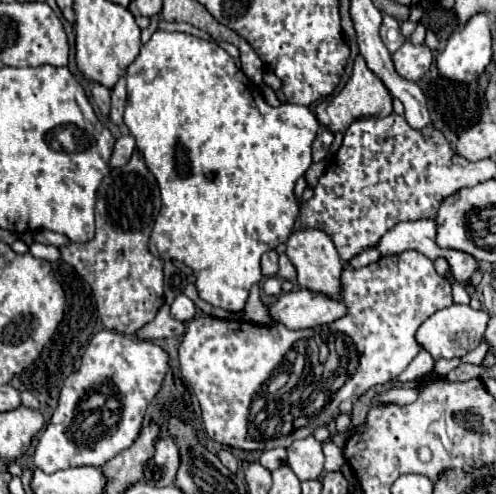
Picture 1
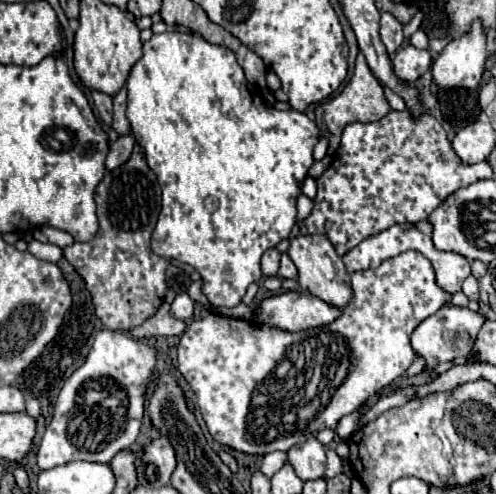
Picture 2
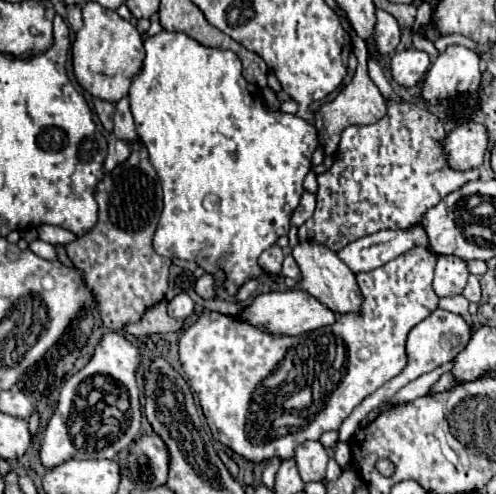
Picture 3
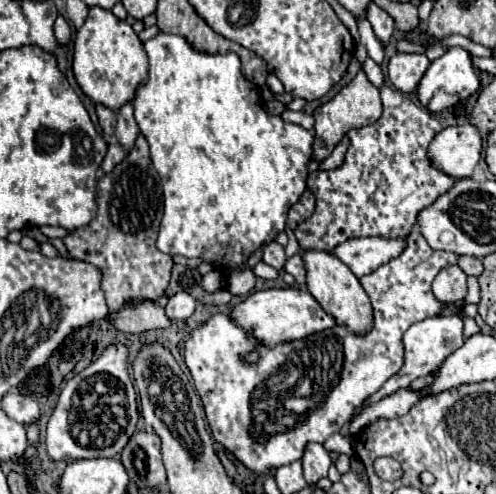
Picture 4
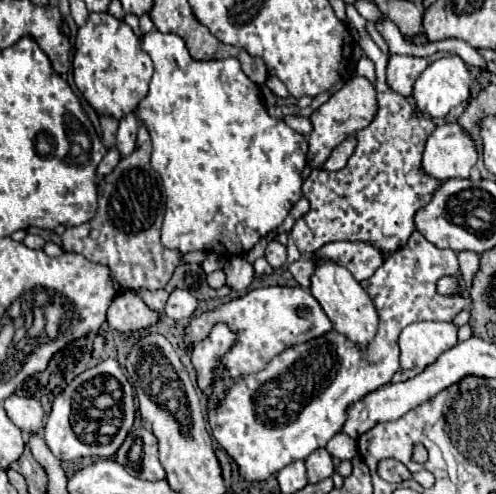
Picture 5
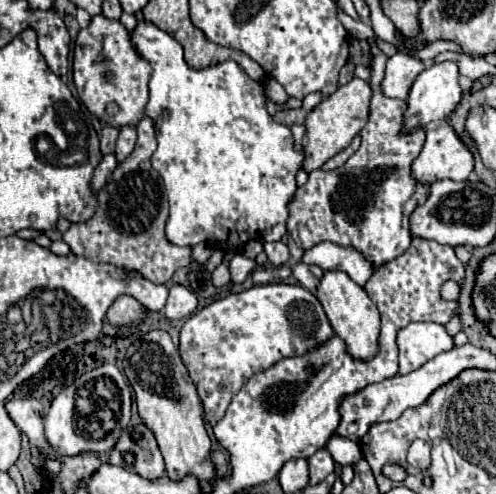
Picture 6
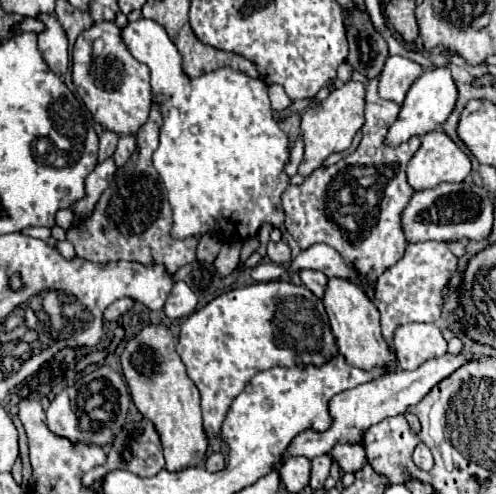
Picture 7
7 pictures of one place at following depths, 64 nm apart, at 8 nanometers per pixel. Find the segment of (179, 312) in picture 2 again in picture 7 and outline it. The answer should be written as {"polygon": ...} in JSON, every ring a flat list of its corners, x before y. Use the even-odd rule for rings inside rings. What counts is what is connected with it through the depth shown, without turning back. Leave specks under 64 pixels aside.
{"polygon":[[176,282,176,286,172,288,166,304,164,304,164,312,168,318,184,318,190,316,196,310,198,298,196,294,188,288,186,282]]}

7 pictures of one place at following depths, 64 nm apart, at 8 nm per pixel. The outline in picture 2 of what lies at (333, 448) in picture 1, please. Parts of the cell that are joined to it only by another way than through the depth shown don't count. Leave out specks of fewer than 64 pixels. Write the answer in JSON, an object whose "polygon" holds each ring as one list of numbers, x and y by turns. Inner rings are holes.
{"polygon":[[332,448,326,450,326,456,328,456,328,468,326,468,326,476,324,478,338,476,342,472,342,460,338,458,338,454]]}

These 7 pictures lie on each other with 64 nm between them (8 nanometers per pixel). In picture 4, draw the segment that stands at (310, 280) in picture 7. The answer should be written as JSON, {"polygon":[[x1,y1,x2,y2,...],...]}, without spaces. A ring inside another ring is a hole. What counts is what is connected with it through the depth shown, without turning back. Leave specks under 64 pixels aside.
{"polygon":[[296,254,294,258,290,258,290,260,286,262,284,270,286,270,288,274,292,274,300,286,306,284,306,268,304,268,304,260,302,260,300,254]]}

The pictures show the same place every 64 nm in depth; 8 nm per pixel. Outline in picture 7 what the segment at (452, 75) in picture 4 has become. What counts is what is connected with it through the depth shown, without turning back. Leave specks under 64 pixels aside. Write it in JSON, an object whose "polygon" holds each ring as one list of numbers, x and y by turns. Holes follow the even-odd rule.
{"polygon":[[438,66,434,70,426,70,406,92,406,98,400,106,400,114,394,120,392,128,388,128,388,136,384,138,384,144,400,146,402,142,410,140,412,136,424,136,424,134,432,132,436,126,440,126,448,120,450,112,454,110,456,96,458,96,458,90,454,86,448,66]]}

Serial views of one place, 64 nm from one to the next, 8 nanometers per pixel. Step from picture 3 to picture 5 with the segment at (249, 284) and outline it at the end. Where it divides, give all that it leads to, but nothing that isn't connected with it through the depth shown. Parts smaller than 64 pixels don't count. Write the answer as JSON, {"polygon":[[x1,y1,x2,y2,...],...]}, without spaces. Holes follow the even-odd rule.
{"polygon":[[234,256,226,262,226,284,232,288,232,290,246,290,248,284,254,280,254,268,252,264,242,258,242,256]]}

